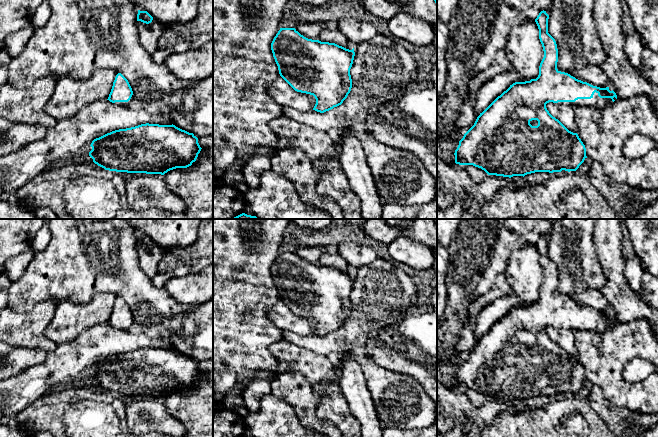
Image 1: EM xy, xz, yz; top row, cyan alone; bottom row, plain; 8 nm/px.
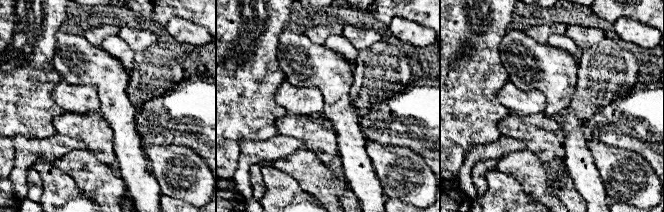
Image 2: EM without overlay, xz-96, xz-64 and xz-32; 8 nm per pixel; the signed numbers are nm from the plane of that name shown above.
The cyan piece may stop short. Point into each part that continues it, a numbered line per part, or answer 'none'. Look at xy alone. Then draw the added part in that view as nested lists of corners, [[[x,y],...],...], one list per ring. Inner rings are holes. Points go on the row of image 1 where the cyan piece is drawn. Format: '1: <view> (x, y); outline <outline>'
1: xy (132, 100); outline [[[132,95],[131,99],[128,102],[115,102],[116,105],[127,106],[129,104],[133,104],[135,102],[134,95]]]

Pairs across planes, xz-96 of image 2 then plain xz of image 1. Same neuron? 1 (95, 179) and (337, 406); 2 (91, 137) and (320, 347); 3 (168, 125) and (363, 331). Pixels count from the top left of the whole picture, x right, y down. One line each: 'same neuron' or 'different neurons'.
1: different neurons
2: different neurons
3: different neurons

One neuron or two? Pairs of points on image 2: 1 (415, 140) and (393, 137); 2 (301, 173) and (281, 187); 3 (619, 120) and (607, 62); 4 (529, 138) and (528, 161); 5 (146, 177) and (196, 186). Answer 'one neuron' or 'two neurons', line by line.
1: one neuron
2: two neurons
3: two neurons
4: two neurons
5: two neurons

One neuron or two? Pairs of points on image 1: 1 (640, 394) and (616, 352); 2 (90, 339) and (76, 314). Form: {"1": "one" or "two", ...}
{"1": "one", "2": "two"}

